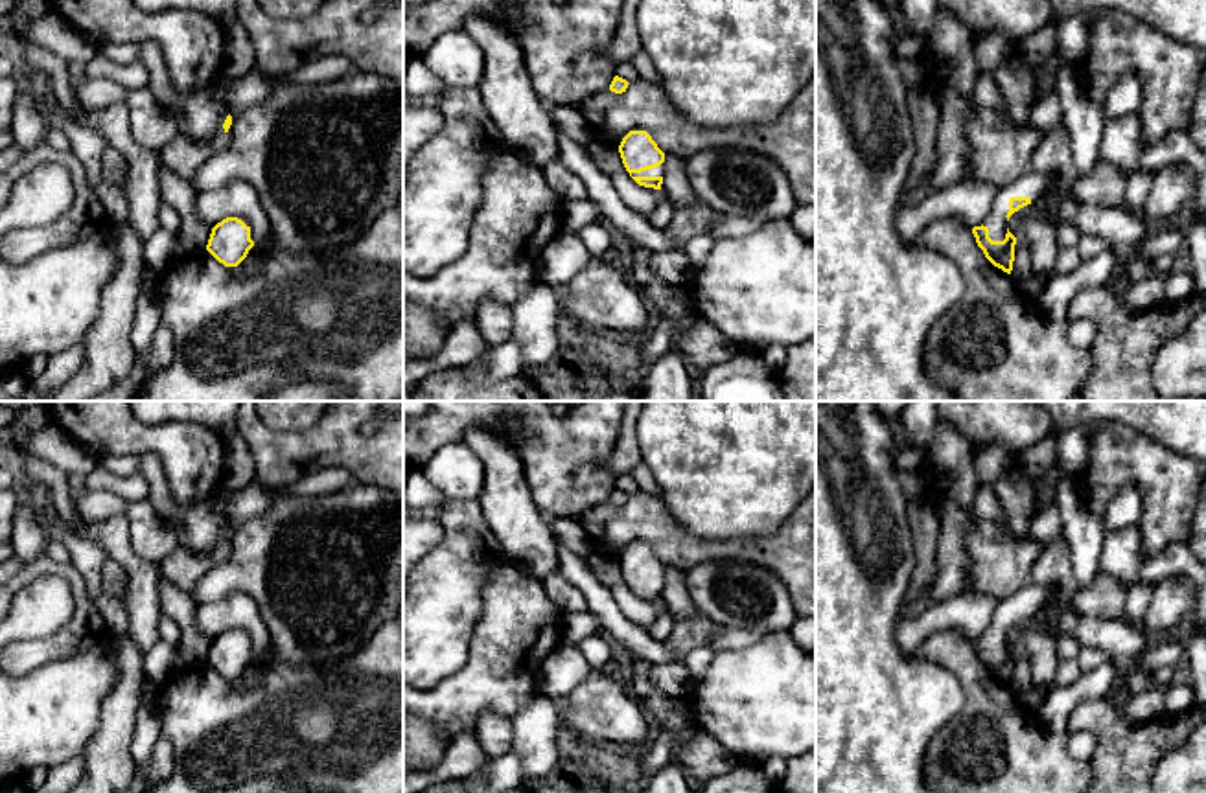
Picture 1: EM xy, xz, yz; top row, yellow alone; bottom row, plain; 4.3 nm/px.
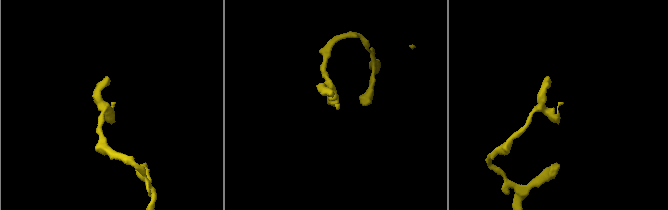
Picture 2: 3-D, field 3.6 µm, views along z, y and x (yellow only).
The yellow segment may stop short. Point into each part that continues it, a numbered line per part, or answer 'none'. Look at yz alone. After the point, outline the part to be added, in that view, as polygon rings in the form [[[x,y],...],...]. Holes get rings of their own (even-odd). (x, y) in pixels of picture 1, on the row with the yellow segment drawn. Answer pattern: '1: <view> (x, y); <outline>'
1: yz (1032, 184); [[[1026,171],[1020,175],[1013,184],[1005,186],[1003,190],[996,191],[992,210],[983,223],[989,228],[989,237],[992,241],[1003,241],[1007,234],[1007,212],[1009,212],[1009,199],[1011,197],[1027,197],[1031,202],[1038,201],[1053,177],[1059,173],[1038,173],[1038,171]]]

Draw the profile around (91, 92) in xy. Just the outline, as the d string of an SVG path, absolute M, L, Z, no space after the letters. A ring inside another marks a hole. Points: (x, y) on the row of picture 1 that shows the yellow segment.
M85 75L75 88L75 96L85 109L96 110L118 101L125 101L127 90L118 83Z

